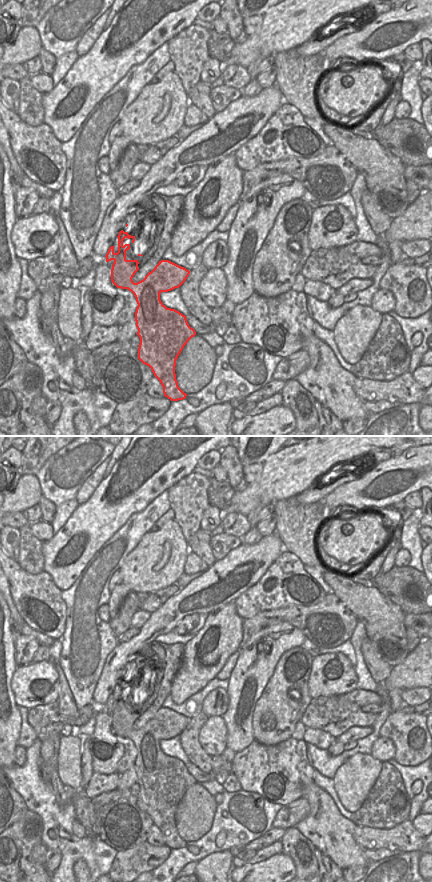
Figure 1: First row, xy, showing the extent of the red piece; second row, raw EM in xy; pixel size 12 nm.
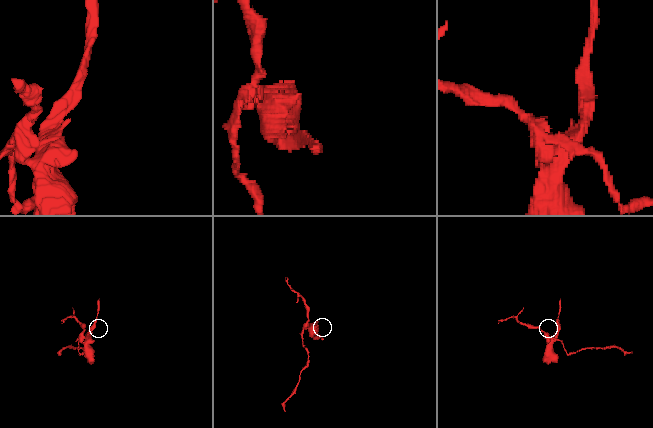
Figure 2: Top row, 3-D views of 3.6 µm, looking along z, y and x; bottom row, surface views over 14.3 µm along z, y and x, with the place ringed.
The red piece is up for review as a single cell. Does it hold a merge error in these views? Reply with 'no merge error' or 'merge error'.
merge error

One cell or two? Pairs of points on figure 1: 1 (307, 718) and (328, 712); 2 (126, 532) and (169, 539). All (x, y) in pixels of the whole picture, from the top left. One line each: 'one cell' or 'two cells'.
1: one cell
2: two cells

